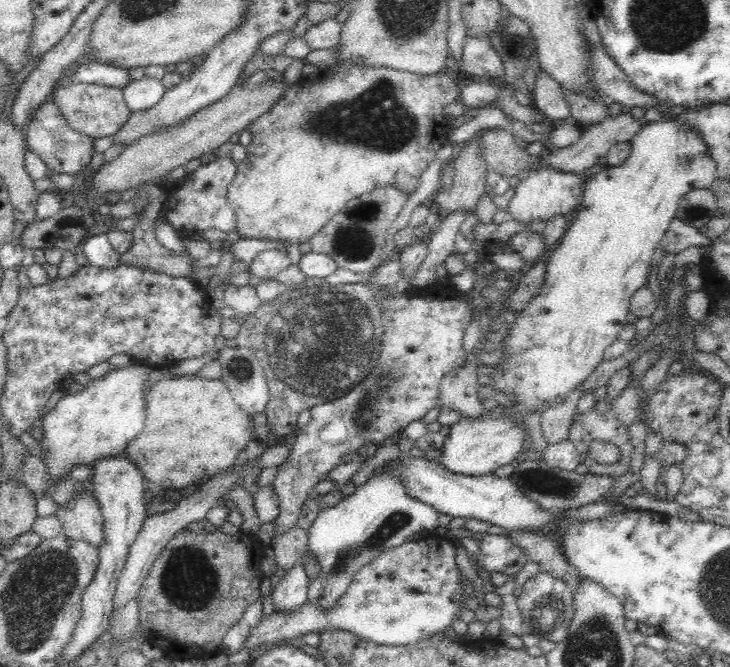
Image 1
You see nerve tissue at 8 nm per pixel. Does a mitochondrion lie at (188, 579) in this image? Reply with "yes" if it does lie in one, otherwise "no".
yes

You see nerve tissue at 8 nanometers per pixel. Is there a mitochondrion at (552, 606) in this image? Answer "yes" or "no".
yes

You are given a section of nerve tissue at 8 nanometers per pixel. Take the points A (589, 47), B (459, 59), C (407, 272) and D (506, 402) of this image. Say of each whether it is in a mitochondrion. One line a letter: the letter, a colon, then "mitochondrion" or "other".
A: other
B: other
C: other
D: other

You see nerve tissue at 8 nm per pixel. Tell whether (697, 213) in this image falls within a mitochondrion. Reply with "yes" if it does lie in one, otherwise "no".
yes

